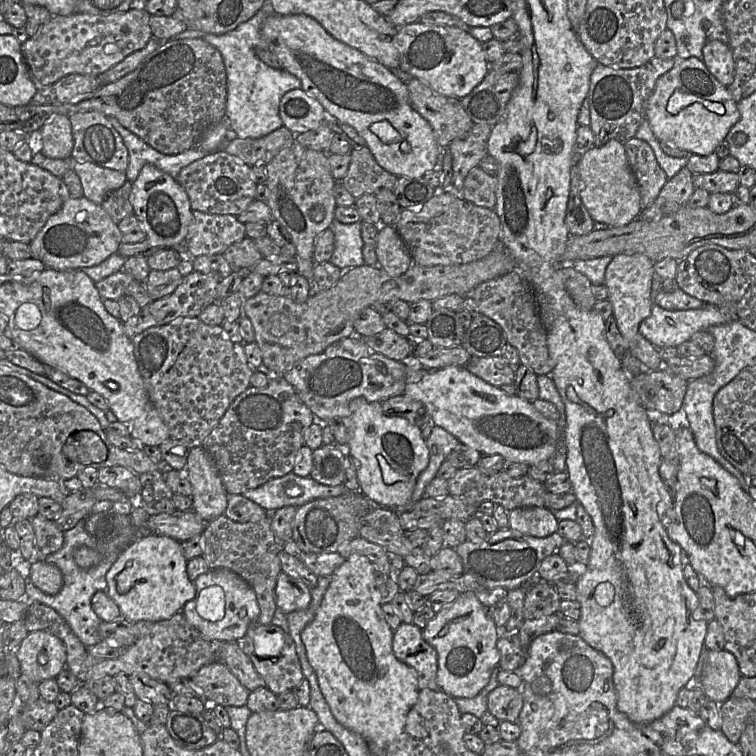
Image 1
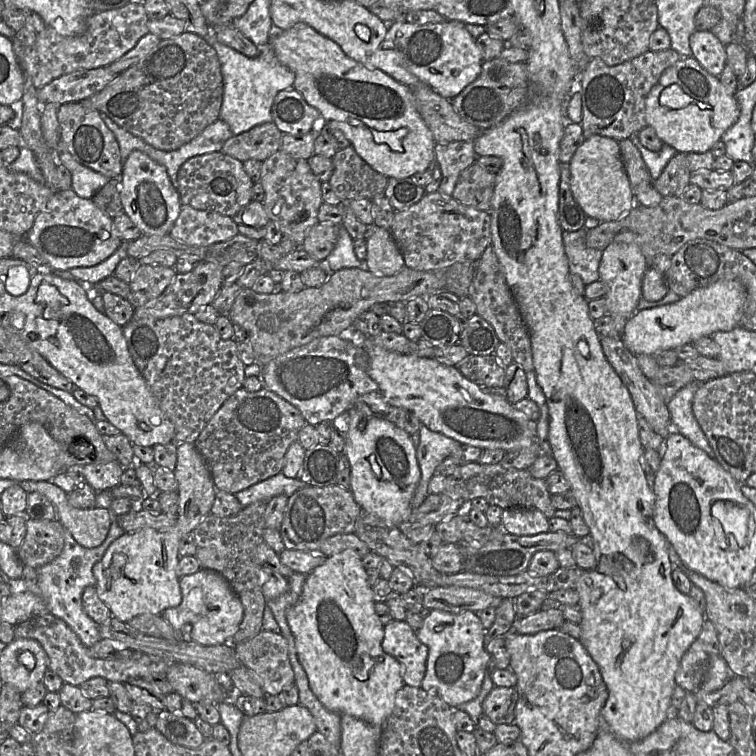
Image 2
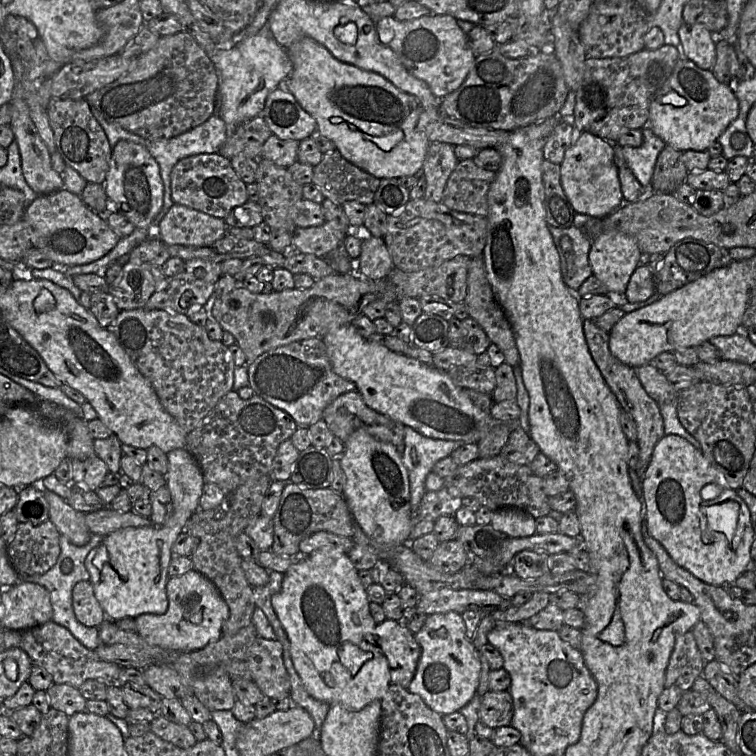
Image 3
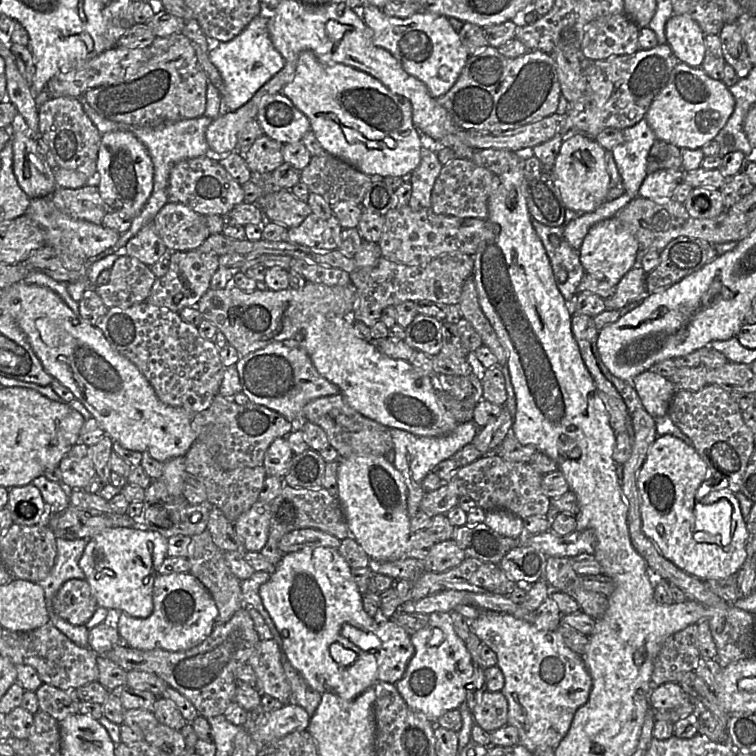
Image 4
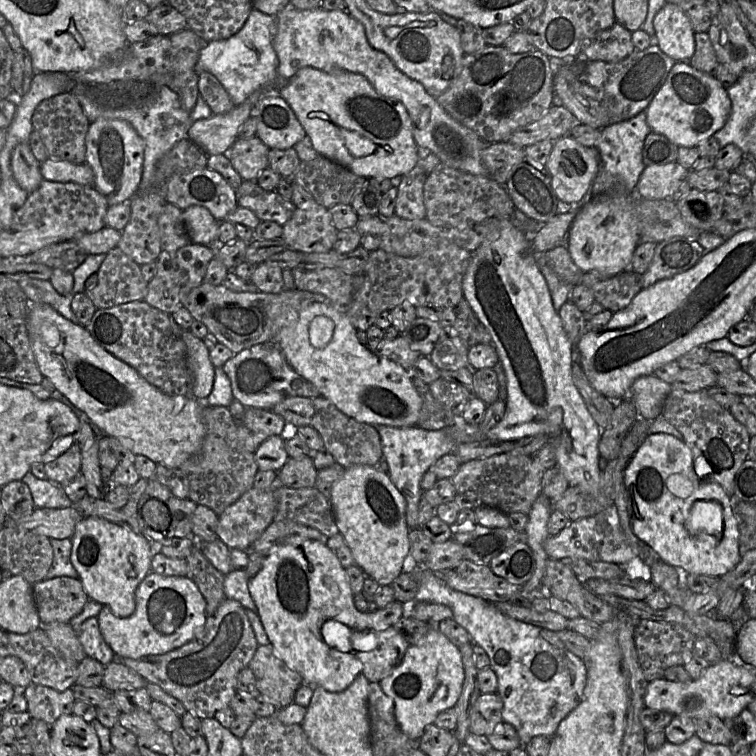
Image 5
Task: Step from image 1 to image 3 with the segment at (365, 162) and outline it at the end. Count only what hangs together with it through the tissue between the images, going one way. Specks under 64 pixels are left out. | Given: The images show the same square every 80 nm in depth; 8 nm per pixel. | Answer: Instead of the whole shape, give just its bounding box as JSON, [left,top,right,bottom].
[312,149,380,205]

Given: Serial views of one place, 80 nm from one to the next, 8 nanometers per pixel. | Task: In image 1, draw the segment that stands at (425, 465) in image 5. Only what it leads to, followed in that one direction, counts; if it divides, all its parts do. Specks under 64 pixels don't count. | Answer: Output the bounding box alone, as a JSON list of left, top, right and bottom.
[405,426,460,509]

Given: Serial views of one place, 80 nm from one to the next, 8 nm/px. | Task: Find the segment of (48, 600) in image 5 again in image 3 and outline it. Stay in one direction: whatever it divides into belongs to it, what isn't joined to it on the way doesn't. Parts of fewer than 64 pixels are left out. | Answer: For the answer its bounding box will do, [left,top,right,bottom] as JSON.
[72,581,107,627]

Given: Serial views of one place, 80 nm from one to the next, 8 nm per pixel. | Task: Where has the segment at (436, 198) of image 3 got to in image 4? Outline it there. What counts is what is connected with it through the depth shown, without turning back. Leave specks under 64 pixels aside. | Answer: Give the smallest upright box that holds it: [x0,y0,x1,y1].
[408,146,442,211]

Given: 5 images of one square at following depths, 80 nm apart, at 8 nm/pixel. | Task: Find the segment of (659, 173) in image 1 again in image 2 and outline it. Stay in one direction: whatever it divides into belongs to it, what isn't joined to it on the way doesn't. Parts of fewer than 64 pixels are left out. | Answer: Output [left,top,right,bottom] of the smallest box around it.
[619,139,663,204]

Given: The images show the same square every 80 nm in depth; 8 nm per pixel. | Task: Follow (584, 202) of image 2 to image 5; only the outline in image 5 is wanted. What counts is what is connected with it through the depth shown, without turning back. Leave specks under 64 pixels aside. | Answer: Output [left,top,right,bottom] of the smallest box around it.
[545,135,600,204]

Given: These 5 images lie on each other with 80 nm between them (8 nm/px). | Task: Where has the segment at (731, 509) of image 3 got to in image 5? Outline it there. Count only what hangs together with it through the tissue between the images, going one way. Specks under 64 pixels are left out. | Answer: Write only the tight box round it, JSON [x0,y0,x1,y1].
[689,500,723,534]

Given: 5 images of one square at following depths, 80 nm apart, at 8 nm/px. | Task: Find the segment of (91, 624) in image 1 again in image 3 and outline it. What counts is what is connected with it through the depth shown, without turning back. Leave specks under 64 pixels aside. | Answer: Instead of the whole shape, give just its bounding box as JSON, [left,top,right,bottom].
[21,535,105,650]

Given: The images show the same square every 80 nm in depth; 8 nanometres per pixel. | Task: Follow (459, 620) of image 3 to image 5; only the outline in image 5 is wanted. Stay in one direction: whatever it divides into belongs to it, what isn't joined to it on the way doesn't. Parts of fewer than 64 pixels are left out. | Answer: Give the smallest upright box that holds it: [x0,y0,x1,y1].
[379,622,465,740]

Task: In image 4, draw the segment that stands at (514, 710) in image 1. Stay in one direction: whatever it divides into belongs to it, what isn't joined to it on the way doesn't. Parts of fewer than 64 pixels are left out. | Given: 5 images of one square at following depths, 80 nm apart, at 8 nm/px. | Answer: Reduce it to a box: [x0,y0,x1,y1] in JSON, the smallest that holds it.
[472,692,508,732]

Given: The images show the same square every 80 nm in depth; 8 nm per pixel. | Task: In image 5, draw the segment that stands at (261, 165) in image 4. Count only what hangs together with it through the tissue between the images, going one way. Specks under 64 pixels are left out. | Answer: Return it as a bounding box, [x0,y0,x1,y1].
[226,137,269,181]

